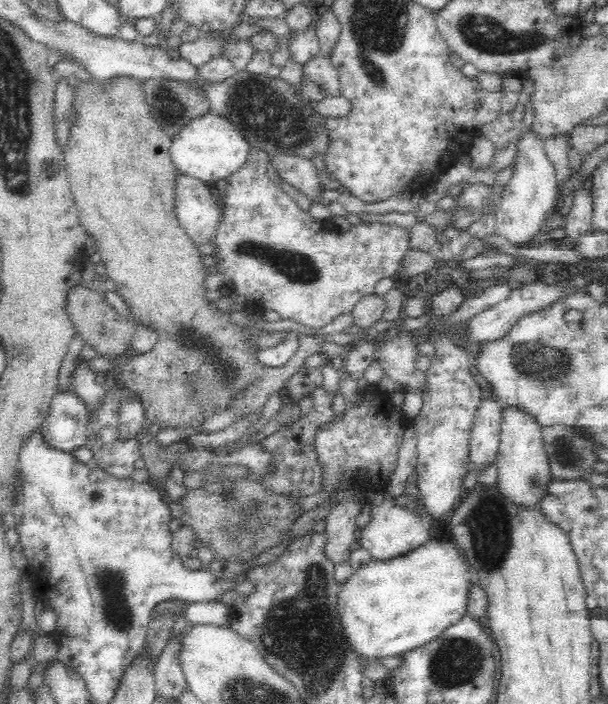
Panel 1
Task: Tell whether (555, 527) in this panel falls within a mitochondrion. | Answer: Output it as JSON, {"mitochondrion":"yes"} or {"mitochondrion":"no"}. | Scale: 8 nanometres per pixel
{"mitochondrion":"no"}

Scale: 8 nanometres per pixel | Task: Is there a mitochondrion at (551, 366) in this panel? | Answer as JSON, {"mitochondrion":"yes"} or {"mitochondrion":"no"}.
{"mitochondrion":"yes"}

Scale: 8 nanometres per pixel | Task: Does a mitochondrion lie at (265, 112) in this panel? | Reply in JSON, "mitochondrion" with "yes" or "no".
{"mitochondrion":"yes"}

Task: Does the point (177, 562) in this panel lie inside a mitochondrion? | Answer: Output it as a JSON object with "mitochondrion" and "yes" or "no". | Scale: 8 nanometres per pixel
{"mitochondrion":"no"}

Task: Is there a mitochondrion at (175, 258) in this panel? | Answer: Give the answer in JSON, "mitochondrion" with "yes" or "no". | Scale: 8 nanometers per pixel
{"mitochondrion":"no"}

